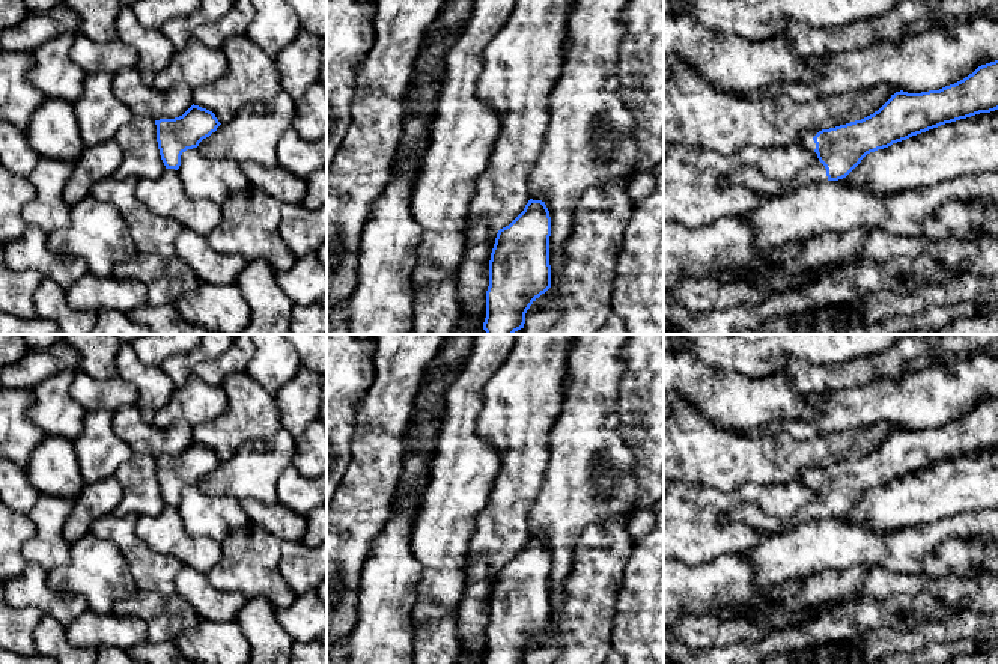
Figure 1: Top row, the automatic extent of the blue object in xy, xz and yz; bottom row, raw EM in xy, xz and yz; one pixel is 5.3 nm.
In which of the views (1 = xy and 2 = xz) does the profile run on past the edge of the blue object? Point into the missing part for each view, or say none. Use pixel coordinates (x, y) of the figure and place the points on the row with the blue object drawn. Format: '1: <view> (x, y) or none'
1: none
2: none

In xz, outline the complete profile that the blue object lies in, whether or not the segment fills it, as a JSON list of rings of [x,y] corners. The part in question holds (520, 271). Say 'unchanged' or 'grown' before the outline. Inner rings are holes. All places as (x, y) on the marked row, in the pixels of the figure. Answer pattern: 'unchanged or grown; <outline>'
unchanged; [[[533,199],[509,226],[498,230],[489,260],[486,334],[513,334],[524,328],[527,310],[551,288],[549,236],[549,211],[545,202]]]

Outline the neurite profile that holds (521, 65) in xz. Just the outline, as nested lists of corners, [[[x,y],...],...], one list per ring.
[[[516,0],[503,29],[483,51],[483,69],[477,81],[477,96],[500,117],[500,134],[494,142],[488,167],[474,184],[474,194],[468,205],[465,232],[476,223],[486,226],[491,251],[500,229],[509,226],[530,200],[528,178],[543,145],[549,122],[548,101],[563,68],[563,44],[566,39],[571,0]]]

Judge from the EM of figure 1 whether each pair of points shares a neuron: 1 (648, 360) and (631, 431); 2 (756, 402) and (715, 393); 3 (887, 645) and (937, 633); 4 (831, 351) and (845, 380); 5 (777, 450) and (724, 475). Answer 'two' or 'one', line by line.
1: one
2: one
3: one
4: two
5: one

